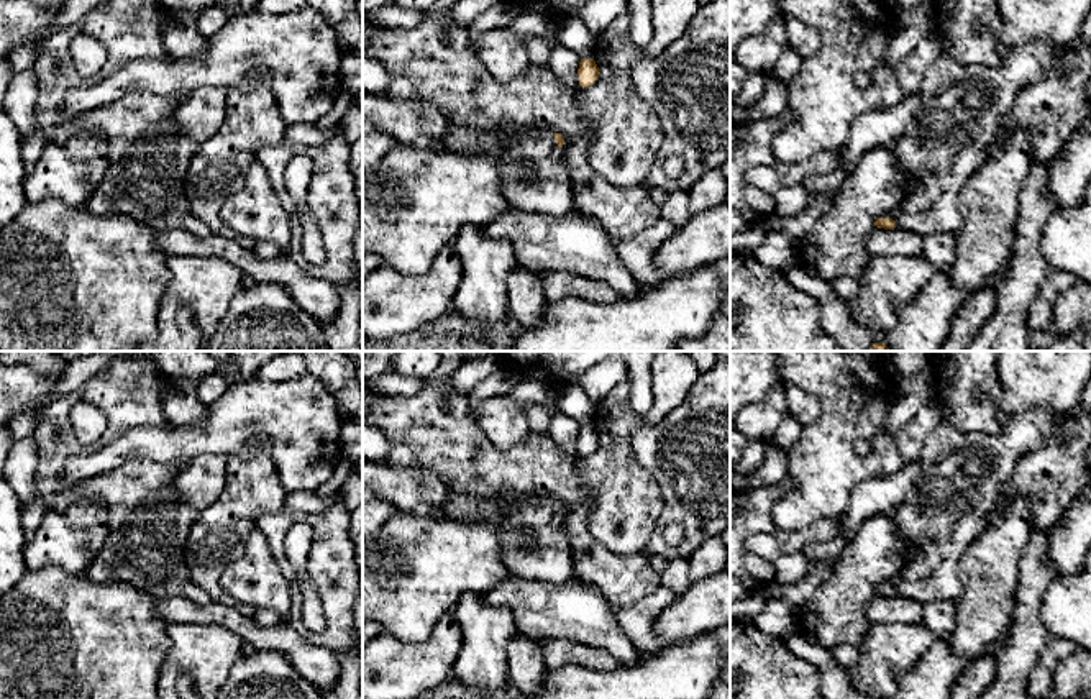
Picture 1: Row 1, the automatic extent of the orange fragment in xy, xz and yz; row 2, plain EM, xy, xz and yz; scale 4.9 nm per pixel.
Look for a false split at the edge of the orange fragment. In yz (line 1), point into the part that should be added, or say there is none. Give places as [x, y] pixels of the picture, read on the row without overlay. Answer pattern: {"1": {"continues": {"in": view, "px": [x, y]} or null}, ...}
{"1": {"continues": {"in": "yz", "px": [957, 489]}}}

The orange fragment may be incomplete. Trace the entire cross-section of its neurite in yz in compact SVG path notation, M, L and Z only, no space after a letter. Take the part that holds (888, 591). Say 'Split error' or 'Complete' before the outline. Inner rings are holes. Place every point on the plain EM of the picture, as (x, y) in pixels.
Split error. M1091 379L1083 391L1078 407L1066 415L1057 415L1052 410L1040 407L1030 409L1025 413L1007 417L1004 420L1002 432L996 436L984 433L961 433L945 420L935 427L925 440L925 446L919 458L919 476L909 487L904 502L892 515L899 535L909 545L906 566L894 579L883 581L874 589L874 594L884 597L897 594L901 597L917 601L922 605L938 601L955 601L961 592L961 579L958 573L960 561L965 556L966 548L988 527L991 514L999 505L1001 487L1012 476L1019 459L1025 453L1045 446L1047 441L1060 432L1065 422L1084 412L1091 412Z

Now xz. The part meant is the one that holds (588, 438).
Complete. M581 427L577 443L582 456L591 455L599 446L600 436L594 427Z

